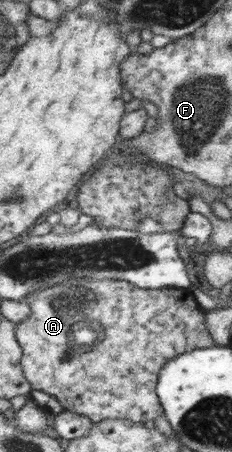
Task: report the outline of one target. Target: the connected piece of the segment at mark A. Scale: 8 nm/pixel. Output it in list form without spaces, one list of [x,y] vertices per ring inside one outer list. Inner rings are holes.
[[[80,279],[71,280],[71,283],[59,283],[51,285],[46,289],[41,289],[27,297],[26,301],[31,305],[32,313],[26,321],[20,322],[17,327],[17,337],[23,346],[25,356],[25,374],[28,381],[37,390],[44,391],[55,397],[65,410],[87,415],[94,422],[100,422],[107,419],[130,420],[136,423],[146,423],[154,421],[160,415],[165,415],[164,406],[161,404],[157,385],[162,368],[168,361],[176,359],[183,353],[188,353],[193,349],[202,349],[203,347],[212,347],[216,344],[213,335],[210,333],[206,323],[205,310],[198,303],[194,293],[188,288],[164,288],[164,289],[142,289],[131,282],[124,280],[92,280]]]

